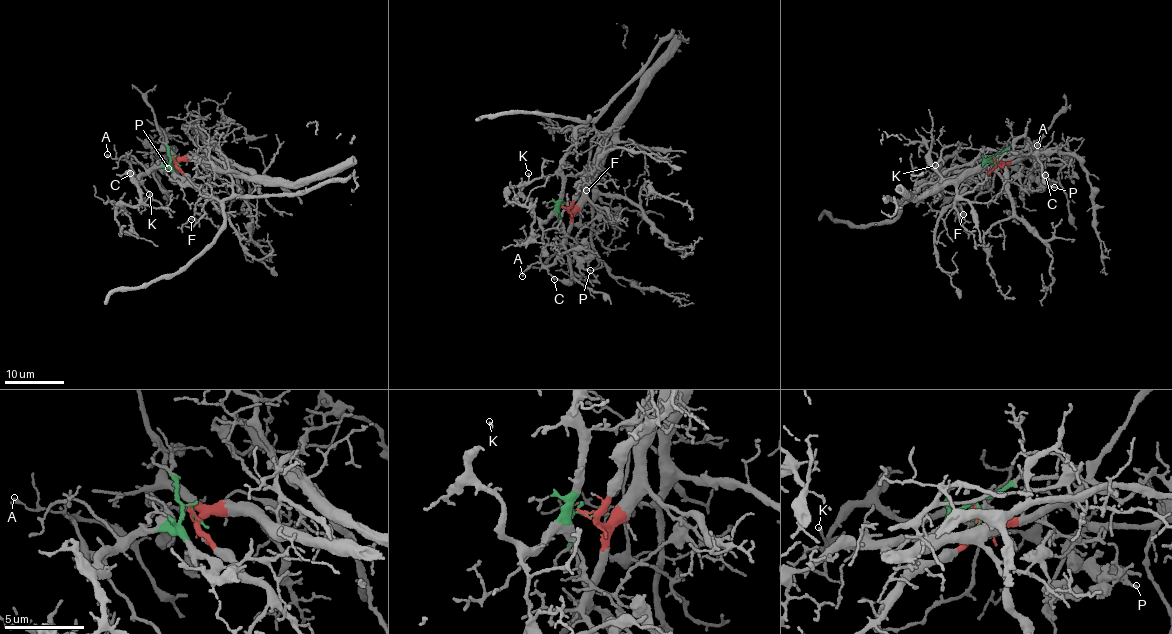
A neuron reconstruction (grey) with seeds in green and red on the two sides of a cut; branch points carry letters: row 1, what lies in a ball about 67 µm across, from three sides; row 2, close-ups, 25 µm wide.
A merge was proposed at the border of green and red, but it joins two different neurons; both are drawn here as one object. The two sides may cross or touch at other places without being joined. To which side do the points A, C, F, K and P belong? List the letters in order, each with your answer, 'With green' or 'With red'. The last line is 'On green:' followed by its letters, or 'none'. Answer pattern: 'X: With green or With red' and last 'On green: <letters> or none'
A: With green
C: With green
F: With red
K: With green
P: With green
On green: A, C, K, P

